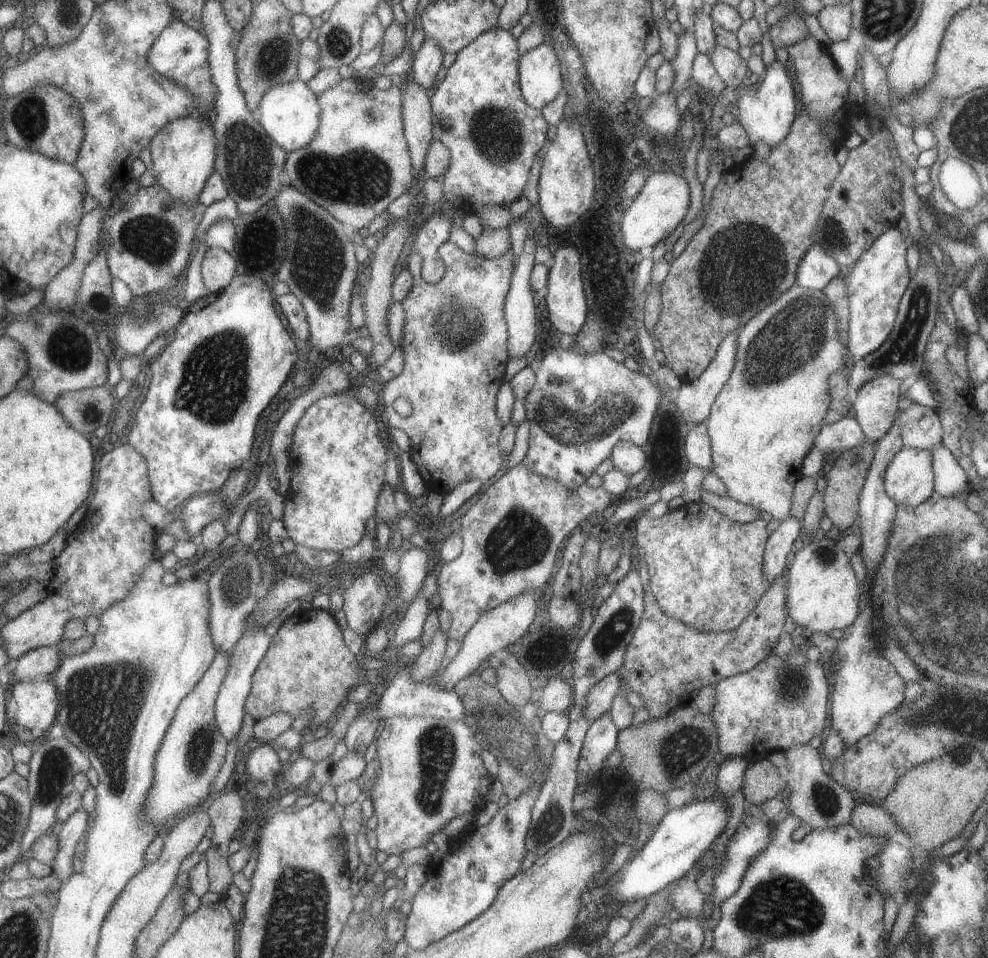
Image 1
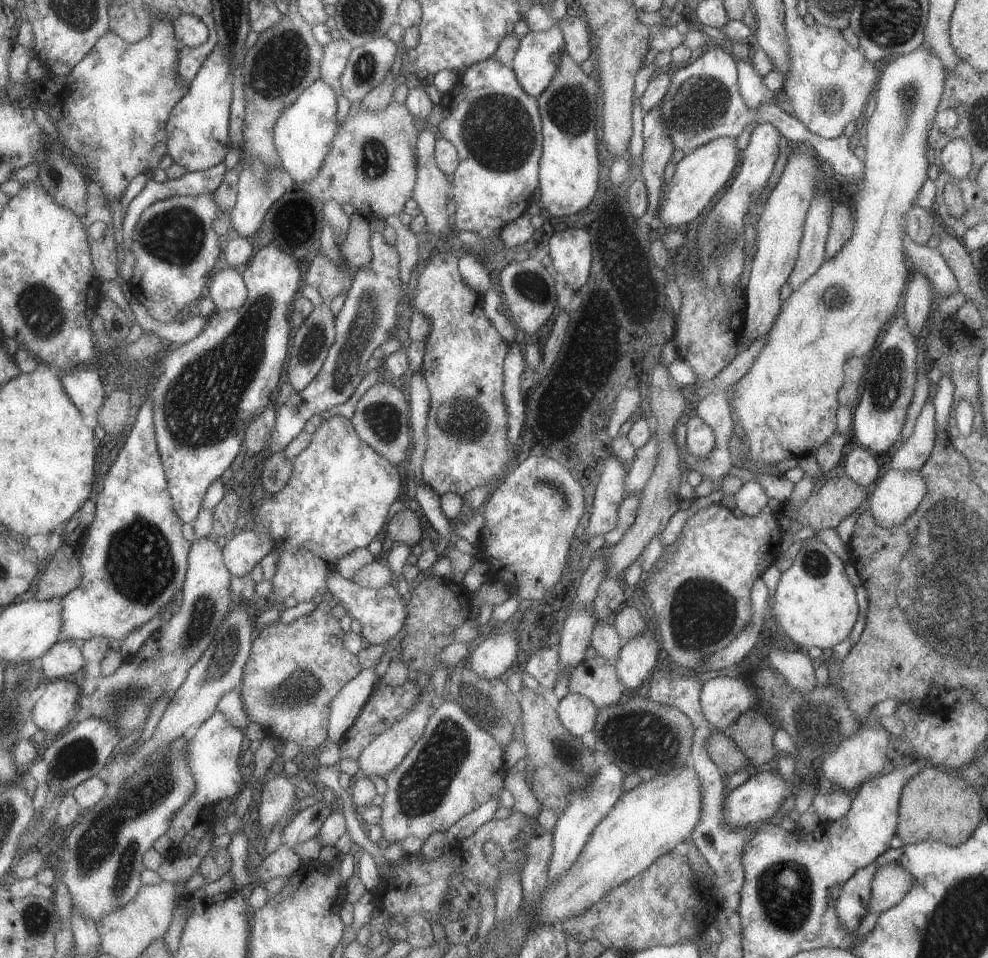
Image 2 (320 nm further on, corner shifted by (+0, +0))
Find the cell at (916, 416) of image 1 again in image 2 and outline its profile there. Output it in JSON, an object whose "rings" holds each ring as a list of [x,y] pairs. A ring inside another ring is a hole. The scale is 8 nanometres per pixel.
{"rings":[[[931,397],[924,400],[916,419],[913,432],[907,441],[893,454],[888,466],[900,471],[918,471],[929,458],[936,435],[934,406]]]}

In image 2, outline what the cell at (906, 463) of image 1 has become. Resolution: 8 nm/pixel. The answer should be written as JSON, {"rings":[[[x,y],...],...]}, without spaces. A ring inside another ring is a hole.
{"rings":[[[888,469],[869,494],[868,511],[881,529],[890,529],[911,516],[926,488],[918,471]]]}

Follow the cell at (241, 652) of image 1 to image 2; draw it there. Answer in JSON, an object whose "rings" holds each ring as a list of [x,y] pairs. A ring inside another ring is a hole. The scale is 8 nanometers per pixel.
{"rings":[[[219,710],[189,735],[189,746],[185,747],[184,751],[187,754],[189,770],[196,782],[196,789],[190,796],[190,800],[174,816],[166,835],[172,840],[173,848],[170,857],[175,864],[181,858],[195,854],[199,844],[207,838],[207,834],[213,832],[211,824],[215,820],[213,808],[216,803],[238,795],[245,788],[243,773],[241,774],[239,768],[239,758],[243,750],[241,746],[245,735],[242,730],[231,726],[226,716]]]}

